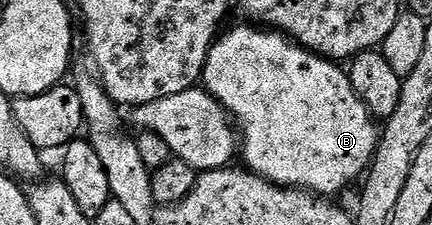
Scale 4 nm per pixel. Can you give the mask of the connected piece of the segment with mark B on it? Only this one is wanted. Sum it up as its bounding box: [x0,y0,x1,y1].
[203,26,380,197]

